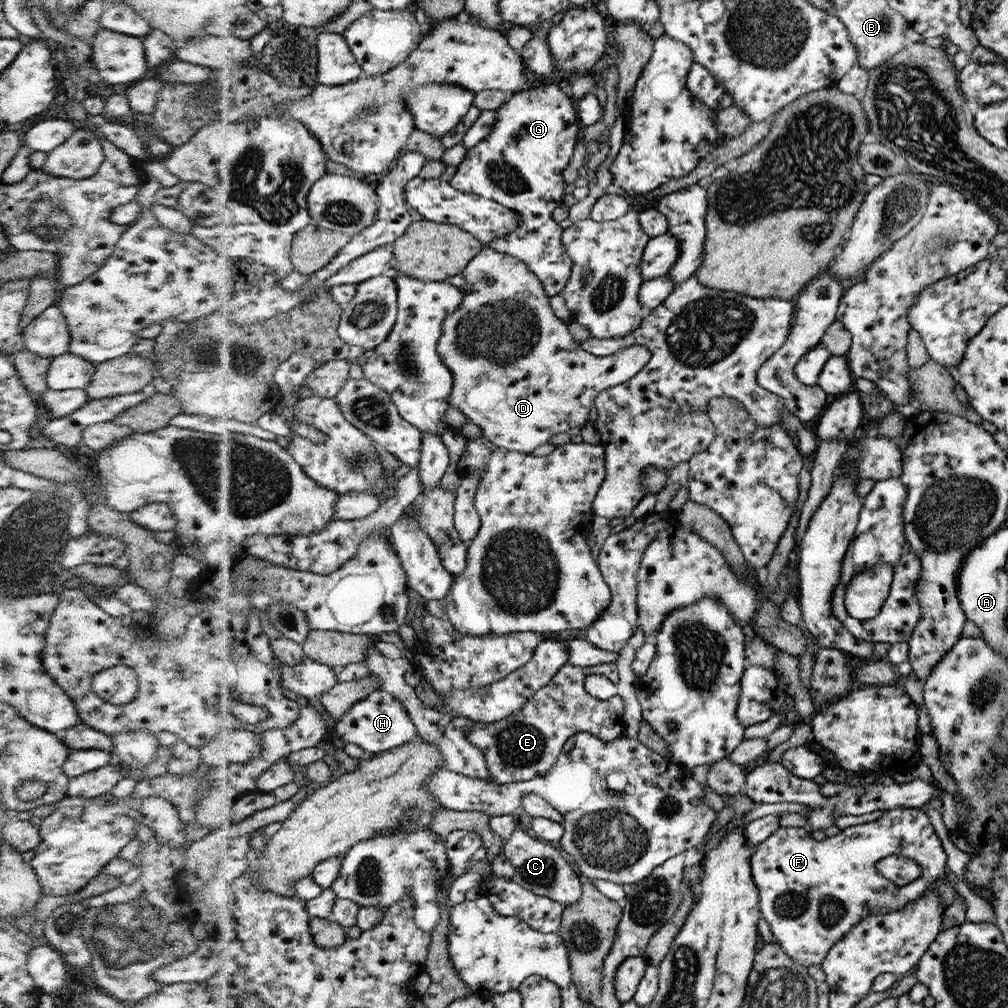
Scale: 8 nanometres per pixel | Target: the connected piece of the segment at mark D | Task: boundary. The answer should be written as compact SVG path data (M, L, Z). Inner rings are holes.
M484 246L483 250L468 263L468 268L463 272L463 275L468 281L468 288L464 289L464 293L466 293L465 301L444 322L439 351L444 362L455 373L455 387L451 394L451 406L461 411L468 417L470 422L479 426L482 429L482 435L498 448L531 454L536 452L536 448L544 448L544 444L552 444L552 436L562 434L566 430L570 430L570 428L583 428L585 424L588 424L592 412L596 412L595 400L601 392L606 391L607 388L616 387L638 375L651 360L651 352L645 346L640 345L629 346L615 352L615 354L604 357L594 356L587 349L584 349L583 343L576 342L570 334L568 320L560 319L560 312L556 312L556 304L552 304L552 295L544 292L542 281L531 271L530 266L526 262L518 260L517 256L496 252L495 249Z

